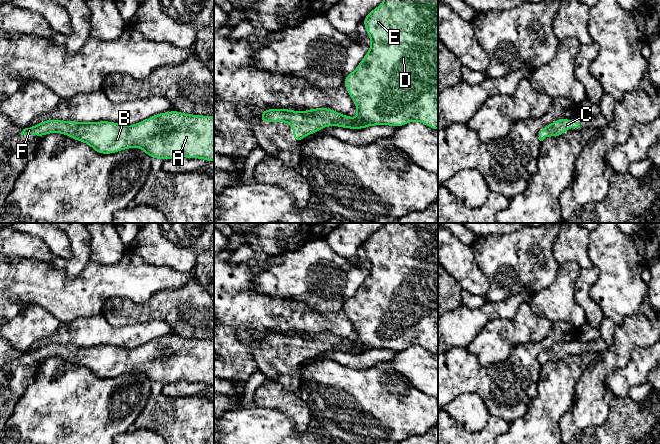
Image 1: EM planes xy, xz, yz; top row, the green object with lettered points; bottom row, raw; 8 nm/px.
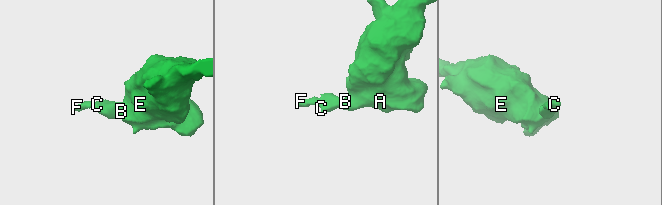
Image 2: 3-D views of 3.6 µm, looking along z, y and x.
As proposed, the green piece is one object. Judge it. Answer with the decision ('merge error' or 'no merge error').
no merge error

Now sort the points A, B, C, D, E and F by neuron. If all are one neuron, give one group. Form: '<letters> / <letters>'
A B C D E F

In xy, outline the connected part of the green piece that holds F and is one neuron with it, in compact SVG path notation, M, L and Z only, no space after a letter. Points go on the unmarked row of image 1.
M174 334L156 338L129 350L111 345L86 347L50 343L39 346L36 350L29 350L20 358L41 361L49 357L68 359L72 363L86 367L100 378L113 378L138 371L152 383L165 384L185 381L214 386L214 339L185 338Z

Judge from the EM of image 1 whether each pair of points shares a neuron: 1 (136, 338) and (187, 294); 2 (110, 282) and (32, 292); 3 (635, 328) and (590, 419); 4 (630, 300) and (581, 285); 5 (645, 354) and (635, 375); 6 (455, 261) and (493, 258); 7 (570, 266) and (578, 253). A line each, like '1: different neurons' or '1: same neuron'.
1: different neurons
2: same neuron
3: same neuron
4: different neurons
5: same neuron
6: different neurons
7: different neurons

